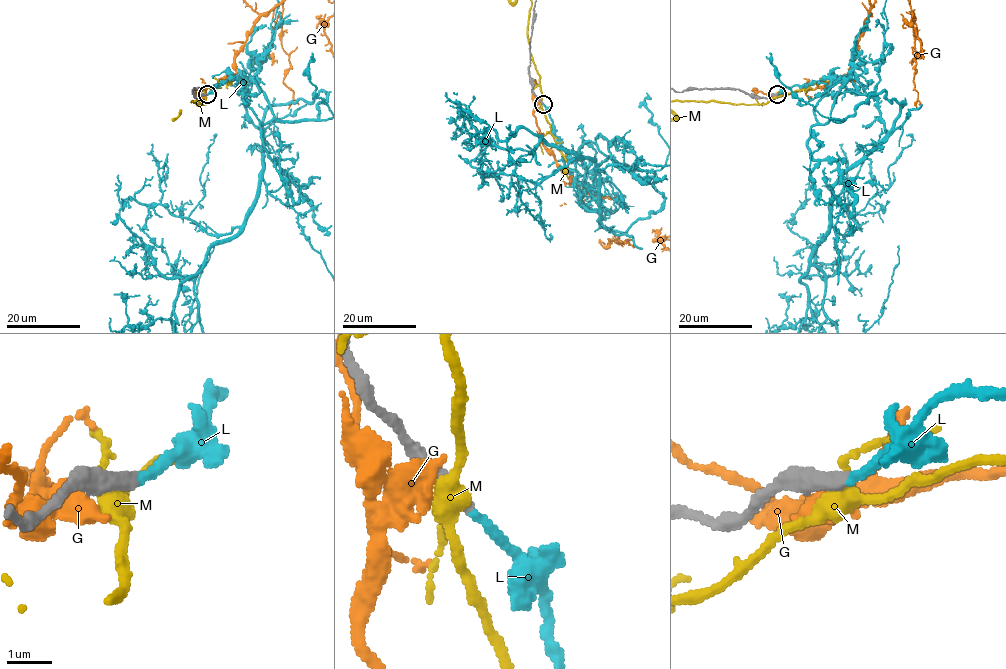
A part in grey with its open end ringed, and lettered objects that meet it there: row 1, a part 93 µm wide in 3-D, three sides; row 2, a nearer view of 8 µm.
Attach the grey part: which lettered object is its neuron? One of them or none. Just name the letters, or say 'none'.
L

